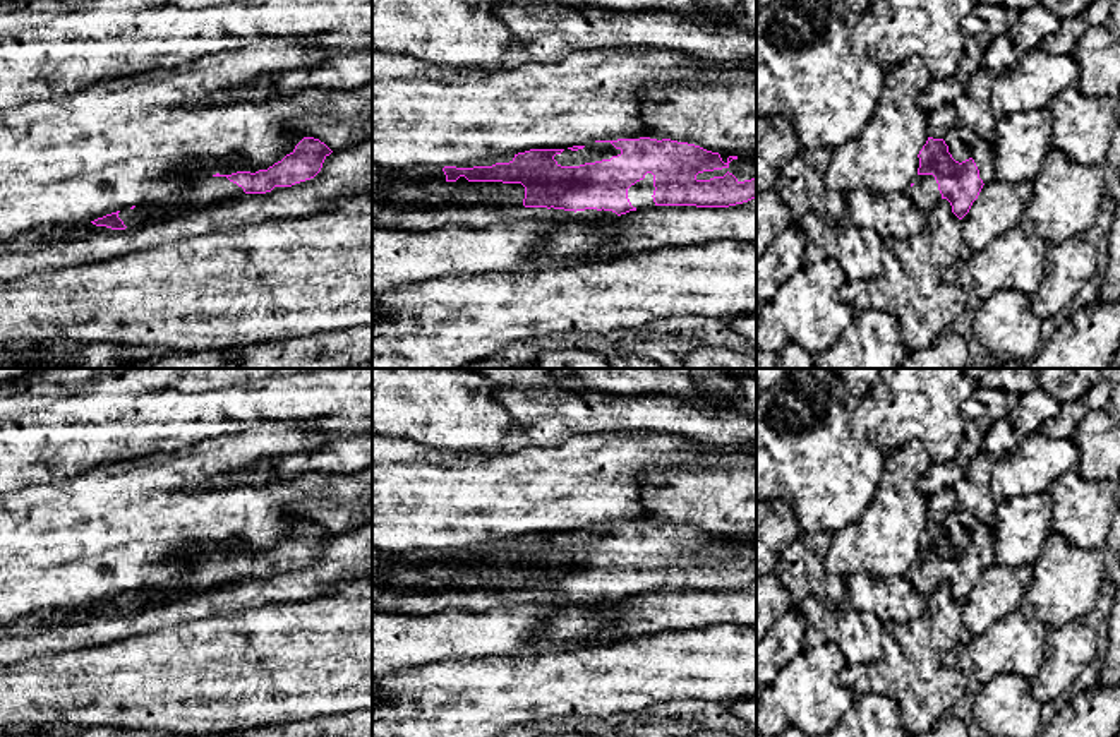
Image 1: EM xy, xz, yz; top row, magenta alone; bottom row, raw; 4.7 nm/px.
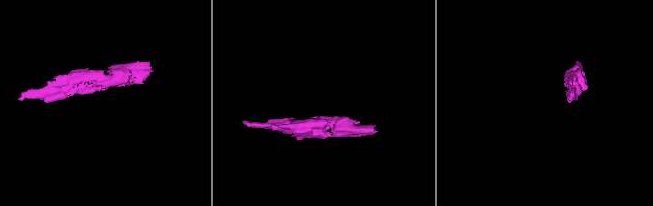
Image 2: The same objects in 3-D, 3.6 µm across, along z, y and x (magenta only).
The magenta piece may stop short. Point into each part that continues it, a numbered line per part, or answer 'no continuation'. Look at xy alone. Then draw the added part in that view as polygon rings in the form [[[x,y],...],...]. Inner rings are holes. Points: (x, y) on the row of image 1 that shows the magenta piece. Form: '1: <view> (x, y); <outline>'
1: xy (211, 189); [[[204,177],[194,183],[184,195],[172,197],[165,202],[144,202],[134,209],[122,209],[118,218],[127,228],[137,226],[153,216],[160,216],[166,206],[211,206],[242,197],[245,192],[226,177]]]

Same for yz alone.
1: yz (963, 143); [[[955,125],[943,135],[948,153],[959,163],[972,158],[983,183],[995,180],[995,151],[993,142],[981,139],[974,130],[966,125]]]
2: yz (925, 192); [[[918,175],[912,182],[914,185],[907,189],[907,195],[921,209],[924,216],[940,202],[942,194],[933,175]]]

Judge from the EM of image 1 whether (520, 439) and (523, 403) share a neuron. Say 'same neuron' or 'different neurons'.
same neuron

